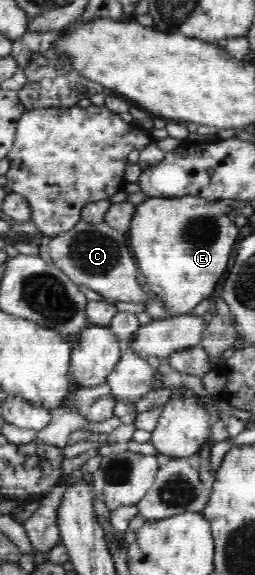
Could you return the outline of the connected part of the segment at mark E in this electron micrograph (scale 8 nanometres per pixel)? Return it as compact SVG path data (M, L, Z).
M196 196L149 197L135 206L135 214L126 234L133 250L132 255L152 290L151 294L161 298L171 317L192 312L199 302L211 298L215 286L219 284L219 280L223 280L231 252L239 238L239 227L229 218L226 210L227 207L218 201L208 201Z

